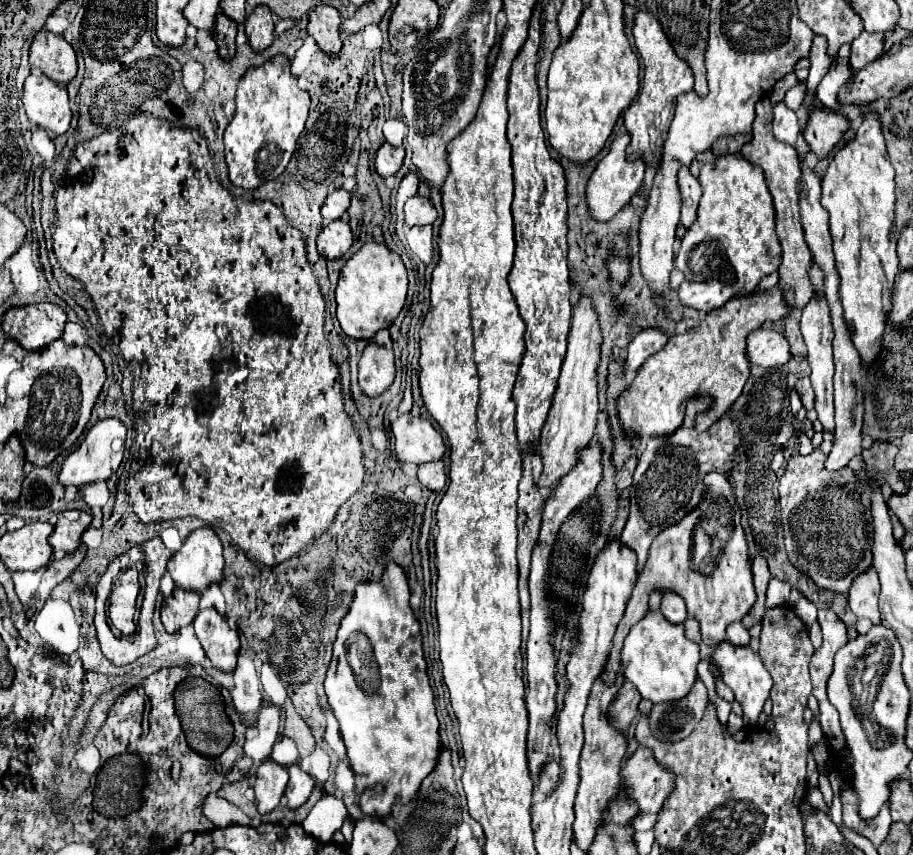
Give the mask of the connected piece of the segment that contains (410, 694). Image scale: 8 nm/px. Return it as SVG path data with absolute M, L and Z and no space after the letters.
M389 562L379 582L363 582L355 586L353 602L341 620L337 640L333 644L325 692L341 724L347 758L355 772L355 786L361 790L361 810L365 816L383 818L391 812L397 796L401 796L401 802L409 802L415 796L421 780L435 768L441 746L439 720L435 716L433 690L429 686L427 664L423 658L419 622L409 606L407 578L397 564Z

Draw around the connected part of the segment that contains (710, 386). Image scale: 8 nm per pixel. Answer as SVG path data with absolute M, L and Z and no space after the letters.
M781 288L753 292L747 296L731 298L723 308L709 312L699 326L685 334L675 334L669 338L665 348L651 356L629 388L617 398L617 412L627 436L633 432L637 436L665 436L675 432L683 424L685 404L699 394L713 396L713 408L705 416L697 416L695 428L701 432L709 428L717 416L731 408L739 398L749 374L749 358L745 350L745 340L749 332L761 328L765 322L777 322L791 312L789 304L783 300Z

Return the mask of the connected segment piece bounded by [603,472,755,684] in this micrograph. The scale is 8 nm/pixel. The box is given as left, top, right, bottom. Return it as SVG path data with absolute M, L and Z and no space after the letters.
M711 472L705 476L705 500L673 528L665 528L651 544L649 558L637 578L633 594L627 602L625 616L621 618L617 632L613 636L613 648L609 652L607 668L603 672L605 684L613 684L619 662L621 646L631 626L635 626L647 614L647 598L653 590L673 590L683 596L687 604L687 616L697 618L701 624L703 642L715 648L719 642L725 642L725 628L731 622L741 620L751 606L755 604L753 574L749 568L749 552L743 528L739 524L739 504L735 504L735 494L731 482Z

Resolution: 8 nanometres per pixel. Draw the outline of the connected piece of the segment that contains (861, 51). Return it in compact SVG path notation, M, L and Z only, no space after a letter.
M861 32L853 42L851 42L851 58L849 64L853 70L861 70L865 64L877 60L877 56L881 56L883 52L883 32L877 34L869 34L869 32Z

